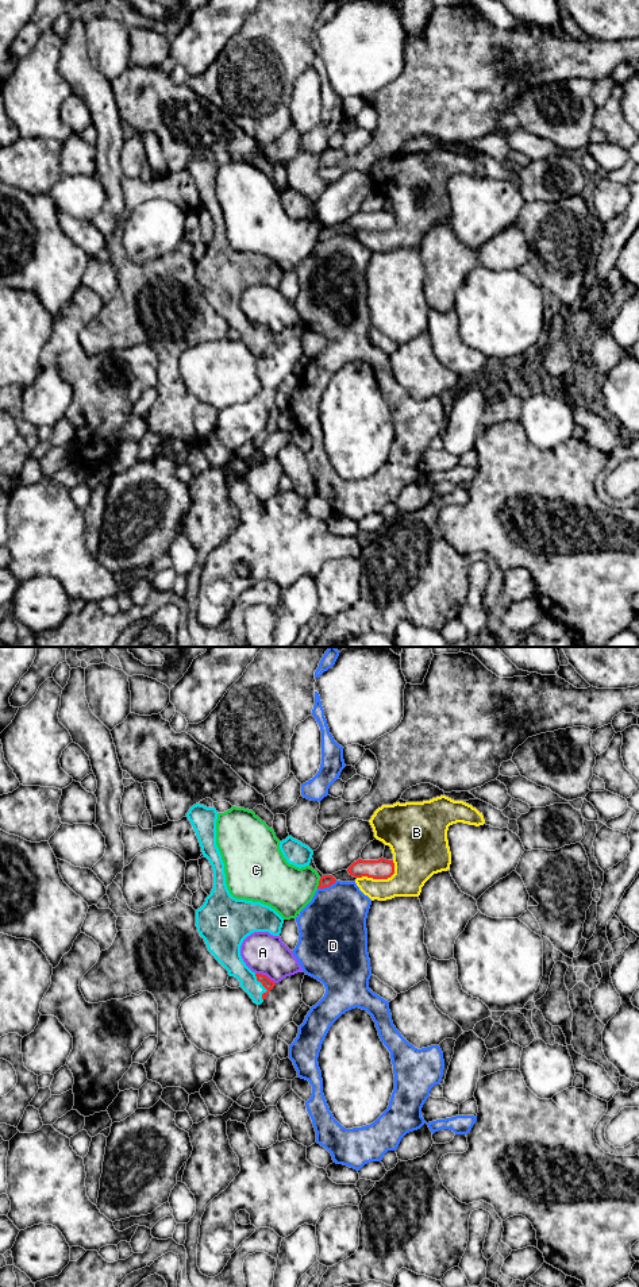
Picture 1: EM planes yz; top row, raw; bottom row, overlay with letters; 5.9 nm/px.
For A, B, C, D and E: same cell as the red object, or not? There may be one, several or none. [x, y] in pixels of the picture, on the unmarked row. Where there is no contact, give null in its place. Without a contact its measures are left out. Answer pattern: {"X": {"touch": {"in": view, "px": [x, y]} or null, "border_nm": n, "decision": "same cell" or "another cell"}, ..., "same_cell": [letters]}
{"A": {"touch": {"in": "yz", "px": [265, 327]}, "border_nm": 140, "decision": "another cell"}, "B": {"touch": {"in": "yz", "px": [380, 230]}, "border_nm": 240, "decision": "another cell"}, "C": {"touch": {"in": "yz", "px": [319, 235]}, "border_nm": 70, "decision": "another cell"}, "D": {"touch": {"in": "yz", "px": [327, 238]}, "border_nm": 130, "decision": "another cell"}, "E": {"touch": {"in": "yz", "px": [264, 338]}, "border_nm": 170, "decision": "same cell"}, "same_cell": ["E"]}

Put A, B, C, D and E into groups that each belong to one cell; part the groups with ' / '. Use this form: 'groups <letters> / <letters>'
groups A / B / C / D / E

